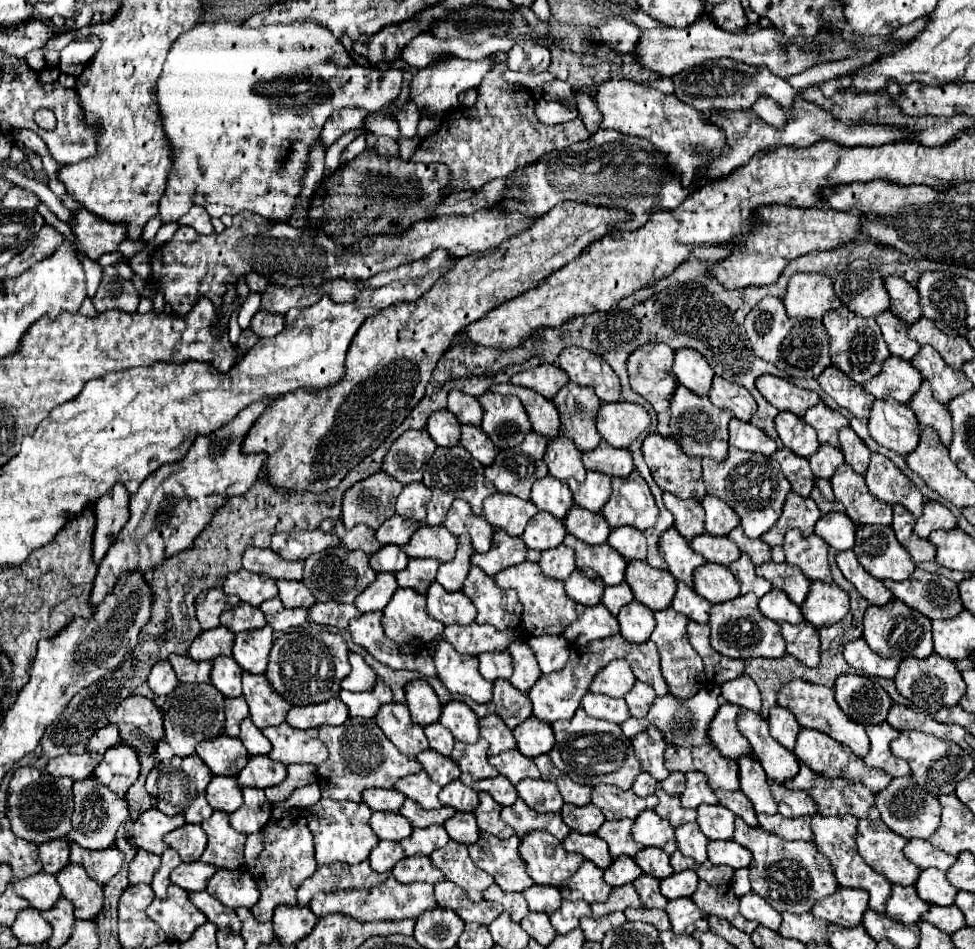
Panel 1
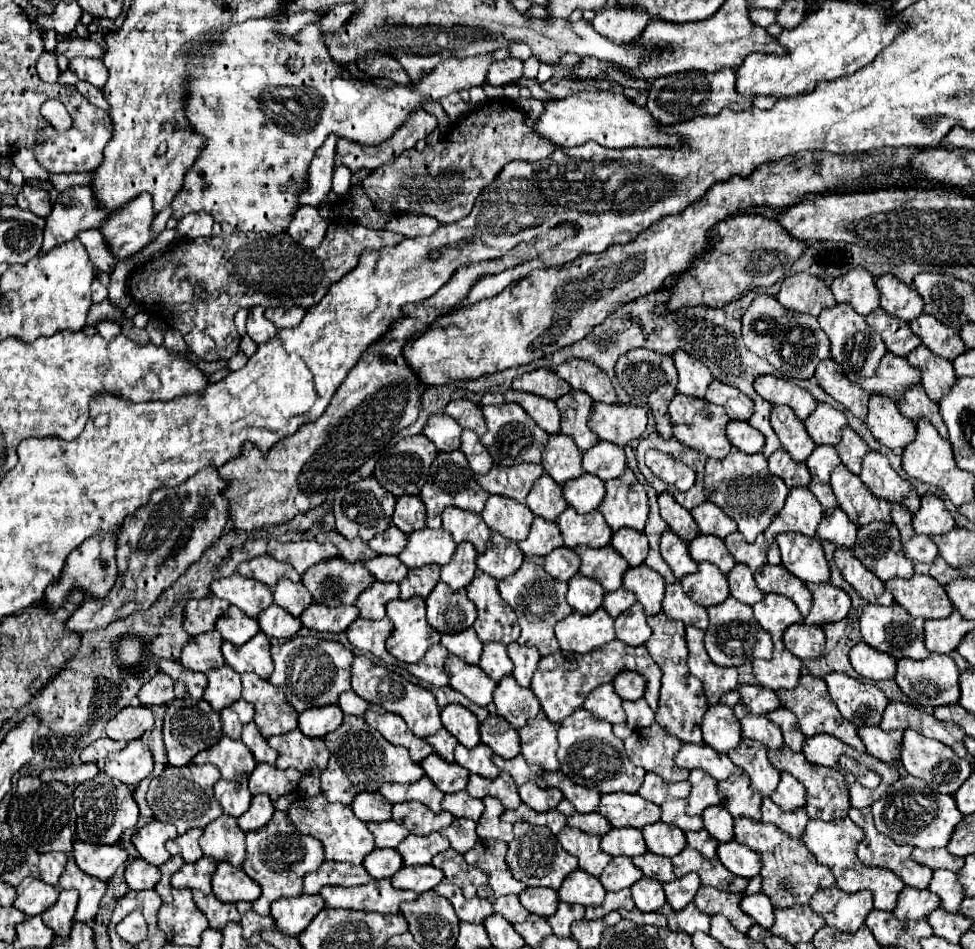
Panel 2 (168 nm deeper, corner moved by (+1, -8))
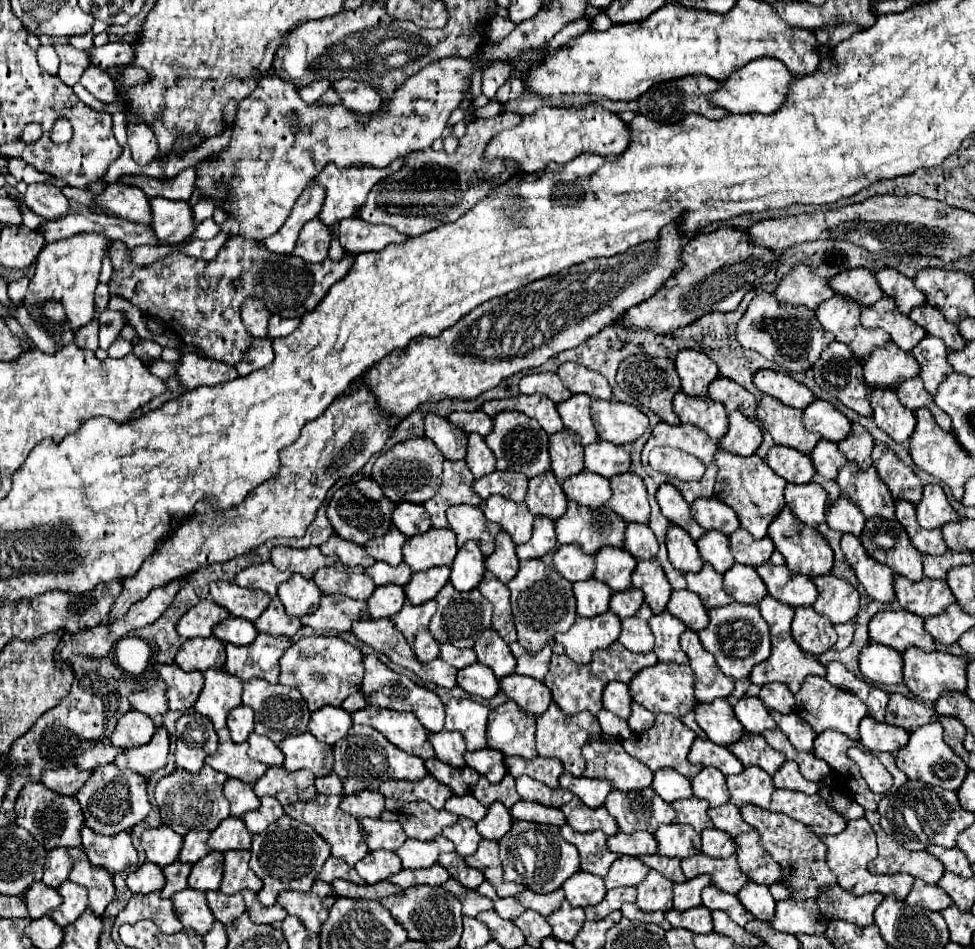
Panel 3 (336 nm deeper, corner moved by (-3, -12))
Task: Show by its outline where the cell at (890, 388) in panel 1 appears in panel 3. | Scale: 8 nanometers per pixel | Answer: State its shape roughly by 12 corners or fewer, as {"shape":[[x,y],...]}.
{"shape":[[893,342],[863,366],[869,388],[895,390],[919,376],[917,360]]}

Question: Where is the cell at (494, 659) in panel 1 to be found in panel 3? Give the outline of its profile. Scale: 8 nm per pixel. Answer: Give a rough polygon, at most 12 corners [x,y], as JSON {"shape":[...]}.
{"shape":[[497,632],[475,644],[477,660],[499,680],[515,672],[515,658]]}

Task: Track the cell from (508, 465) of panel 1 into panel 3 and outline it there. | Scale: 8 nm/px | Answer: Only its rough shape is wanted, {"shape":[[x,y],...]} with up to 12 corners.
{"shape":[[491,472],[473,482],[487,500],[493,494],[523,502],[529,478],[517,472]]}

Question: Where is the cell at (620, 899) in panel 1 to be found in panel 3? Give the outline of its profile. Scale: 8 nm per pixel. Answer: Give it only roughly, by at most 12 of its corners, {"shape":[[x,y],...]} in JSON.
{"shape":[[635,888],[609,890],[599,906],[585,908],[587,920],[607,918],[625,902],[635,902]]}

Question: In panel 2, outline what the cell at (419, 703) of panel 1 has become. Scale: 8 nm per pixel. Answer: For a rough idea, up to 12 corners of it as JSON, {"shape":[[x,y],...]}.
{"shape":[[365,656],[353,660],[353,692],[399,714],[415,736],[443,728],[427,688]]}

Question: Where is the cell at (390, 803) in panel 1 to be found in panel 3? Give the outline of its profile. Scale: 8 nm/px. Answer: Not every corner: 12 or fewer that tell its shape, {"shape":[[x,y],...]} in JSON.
{"shape":[[363,790],[341,800],[355,818],[381,818],[385,798]]}

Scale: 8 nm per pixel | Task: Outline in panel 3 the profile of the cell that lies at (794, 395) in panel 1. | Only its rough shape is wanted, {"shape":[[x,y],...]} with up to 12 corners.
{"shape":[[759,370],[753,384],[789,408],[805,410],[813,392],[791,376]]}

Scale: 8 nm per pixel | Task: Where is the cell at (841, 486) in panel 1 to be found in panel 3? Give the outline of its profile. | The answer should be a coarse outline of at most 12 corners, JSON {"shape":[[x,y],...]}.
{"shape":[[839,470],[841,496],[869,520],[893,520],[895,500],[877,470]]}

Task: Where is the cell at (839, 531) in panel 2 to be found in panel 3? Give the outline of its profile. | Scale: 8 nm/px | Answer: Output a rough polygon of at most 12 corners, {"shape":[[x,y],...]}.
{"shape":[[839,496],[829,504],[827,526],[859,536],[865,516]]}

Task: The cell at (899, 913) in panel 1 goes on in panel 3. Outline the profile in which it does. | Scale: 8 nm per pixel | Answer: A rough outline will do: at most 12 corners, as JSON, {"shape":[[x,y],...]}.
{"shape":[[915,880],[907,906],[941,912],[953,904],[939,886]]}

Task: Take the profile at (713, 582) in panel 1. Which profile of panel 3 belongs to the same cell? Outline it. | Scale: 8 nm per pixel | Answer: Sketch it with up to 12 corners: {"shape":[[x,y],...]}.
{"shape":[[705,564],[685,574],[687,588],[707,610],[733,602],[723,590],[723,574]]}

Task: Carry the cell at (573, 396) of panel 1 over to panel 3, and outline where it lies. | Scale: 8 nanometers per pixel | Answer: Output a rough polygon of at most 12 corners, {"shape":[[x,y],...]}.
{"shape":[[573,394],[557,404],[565,428],[583,446],[599,438],[589,414],[589,394]]}

